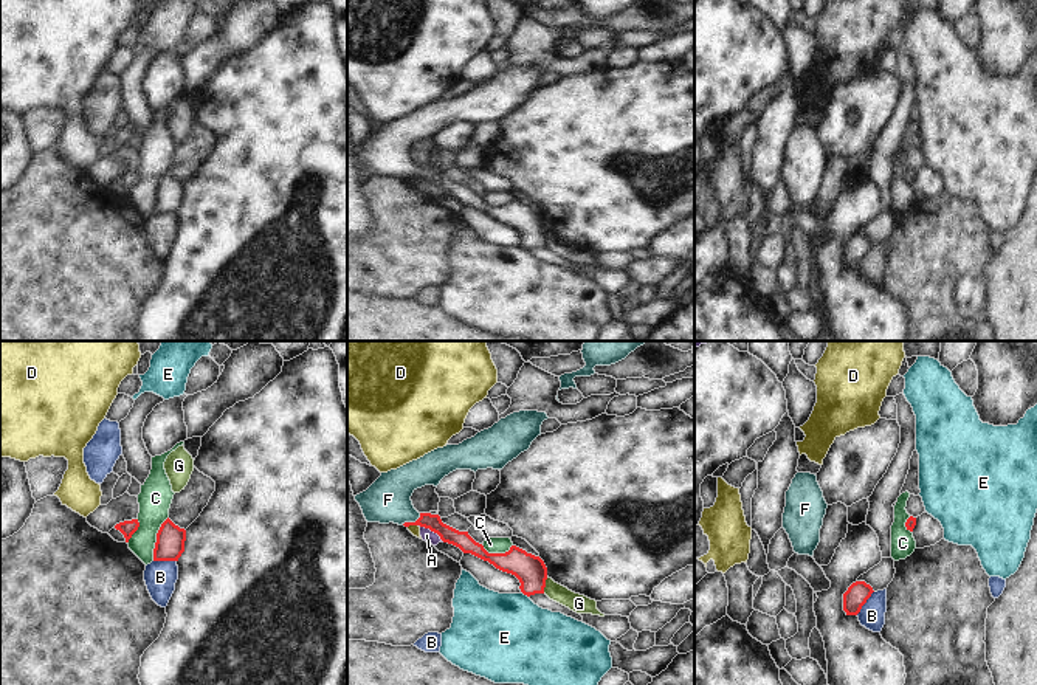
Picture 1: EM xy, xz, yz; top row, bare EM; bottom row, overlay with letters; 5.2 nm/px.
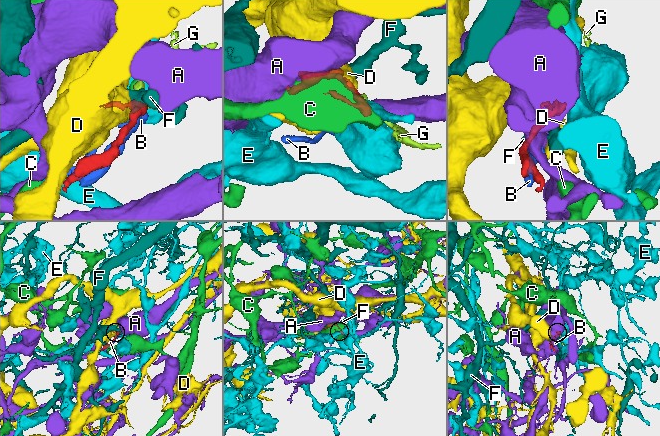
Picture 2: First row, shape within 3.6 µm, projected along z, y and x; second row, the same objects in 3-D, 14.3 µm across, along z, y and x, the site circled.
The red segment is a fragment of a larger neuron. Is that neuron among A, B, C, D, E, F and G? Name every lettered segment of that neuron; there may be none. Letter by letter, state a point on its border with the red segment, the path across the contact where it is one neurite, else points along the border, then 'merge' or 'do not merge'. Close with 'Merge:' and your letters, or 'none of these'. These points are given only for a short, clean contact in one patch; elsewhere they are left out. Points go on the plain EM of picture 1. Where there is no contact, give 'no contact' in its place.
A: xz (431, 183) | along xz (419, 177), (433, 183), (444, 194) | do not merge
B: yz (865, 254) | do not merge
C: xy (157, 191) | along xy (168, 169), (157, 186), (152, 213) | do not merge
D: xz (413, 177) | along xz (417, 177), (408, 180) | do not merge
E: xz (524, 247) | along xz (521, 244), (527, 250) | do not merge
F: xz (413, 175) | across xz (447, 186), (431, 174), (413, 175), (388, 152) | merge
G: xz (544, 237) | along xz (547, 230), (543, 245) | do not merge
Merge: F

